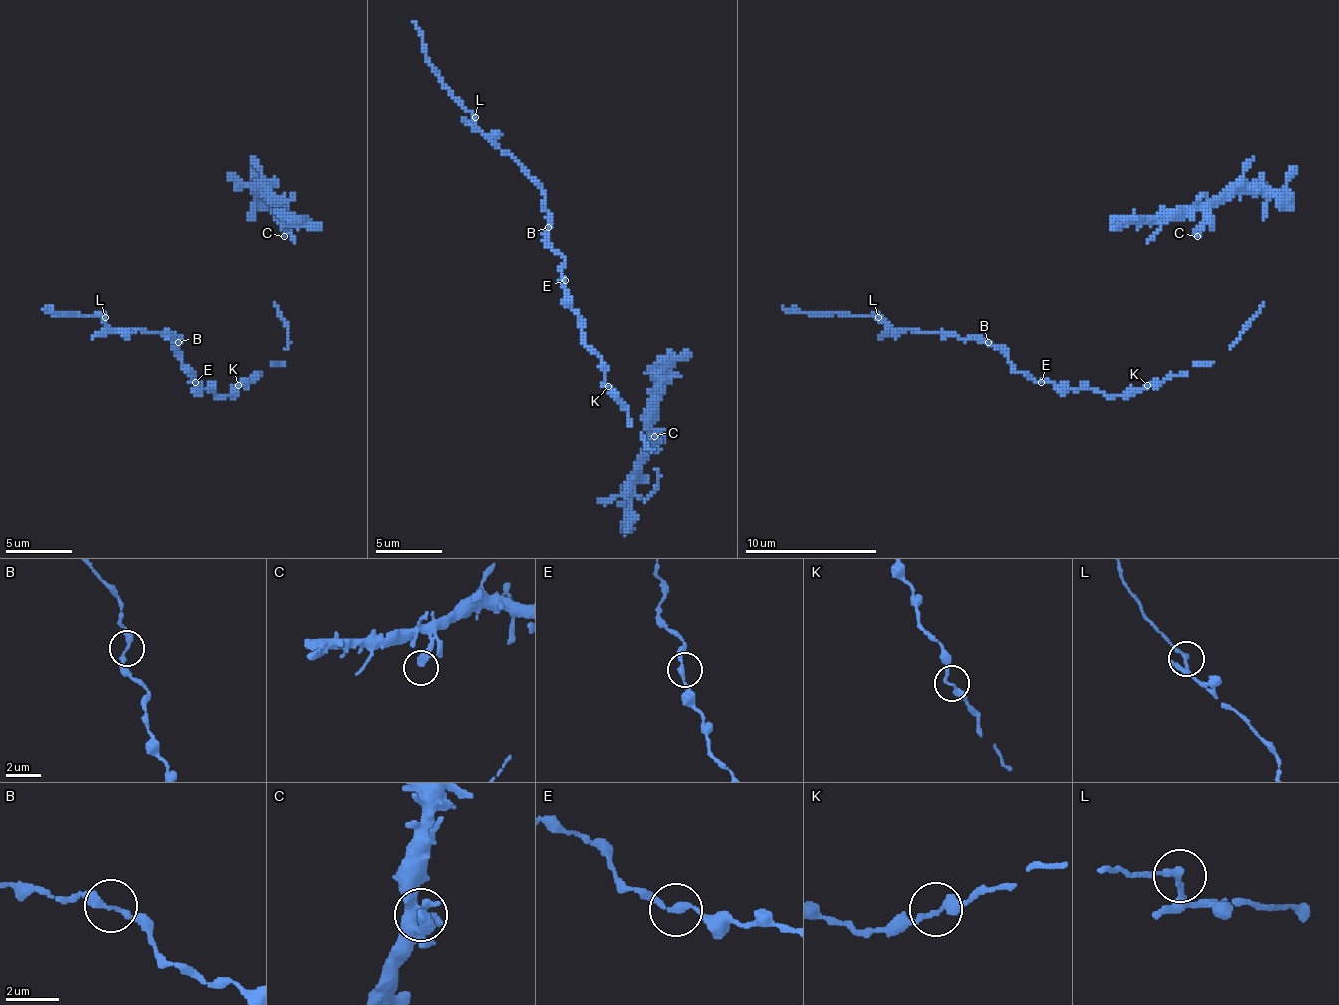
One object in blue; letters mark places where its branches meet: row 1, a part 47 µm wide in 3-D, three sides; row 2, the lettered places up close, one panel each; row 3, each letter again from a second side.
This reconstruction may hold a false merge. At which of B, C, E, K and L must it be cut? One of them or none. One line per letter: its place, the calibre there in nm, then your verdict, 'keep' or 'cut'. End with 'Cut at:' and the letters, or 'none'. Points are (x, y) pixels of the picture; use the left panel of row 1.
B: place (178, 342); calibre 280 nm; keep
C: place (284, 236); calibre 360 nm; keep
E: place (195, 382); calibre 220 nm; keep
K: place (238, 385); calibre 200 nm; keep
L: place (105, 317); calibre 240 nm; keep
Cut at: none

